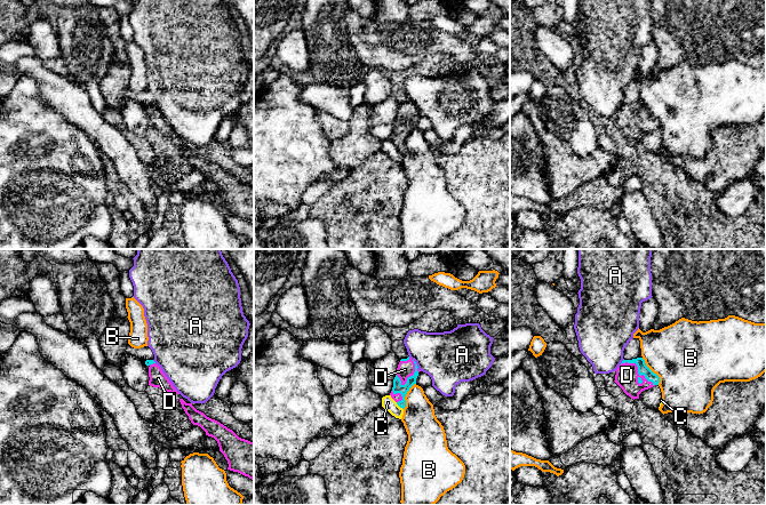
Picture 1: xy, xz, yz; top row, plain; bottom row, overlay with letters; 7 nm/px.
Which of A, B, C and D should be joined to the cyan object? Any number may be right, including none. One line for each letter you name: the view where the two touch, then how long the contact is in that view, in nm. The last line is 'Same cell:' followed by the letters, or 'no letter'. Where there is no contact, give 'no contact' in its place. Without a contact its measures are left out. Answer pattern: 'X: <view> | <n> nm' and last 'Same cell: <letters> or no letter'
D: yz | 280 nm
Same cell: D

